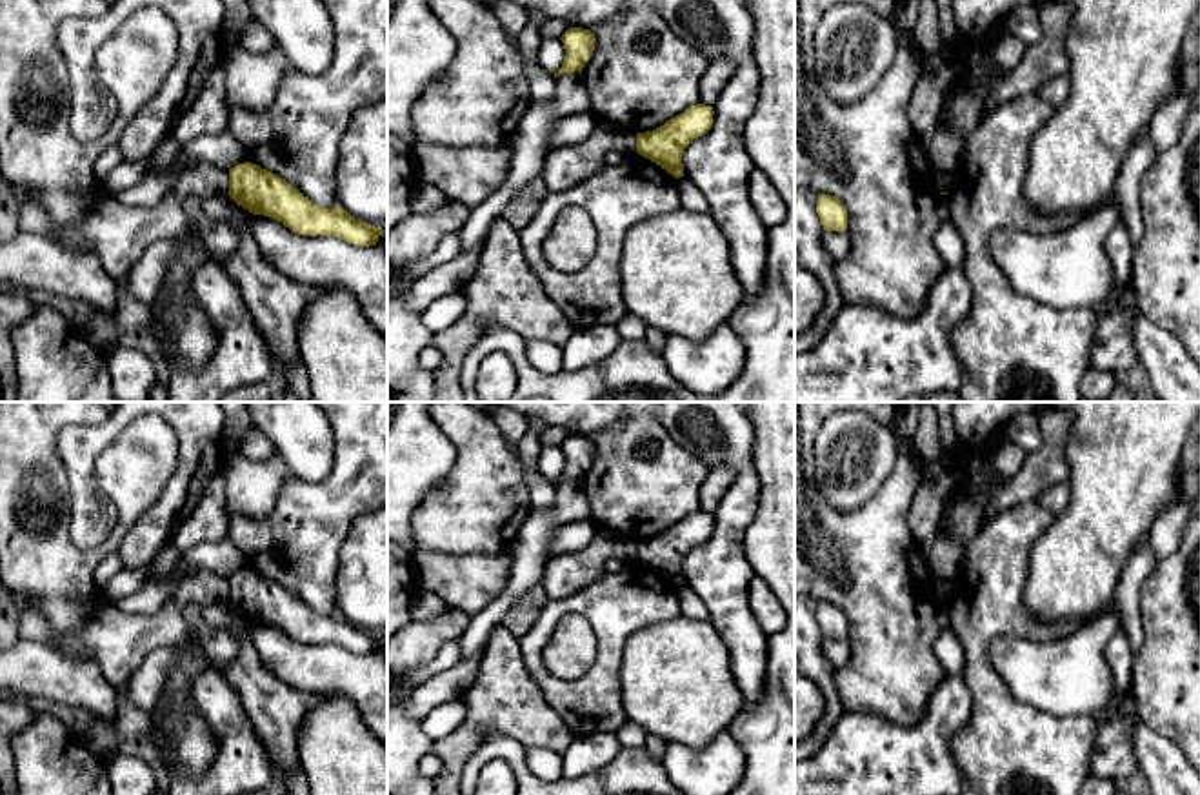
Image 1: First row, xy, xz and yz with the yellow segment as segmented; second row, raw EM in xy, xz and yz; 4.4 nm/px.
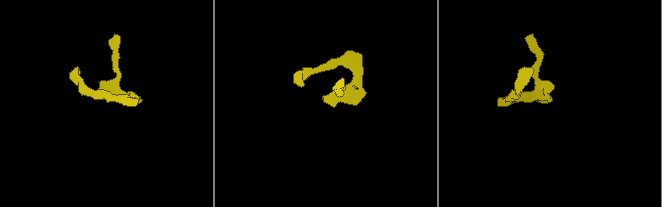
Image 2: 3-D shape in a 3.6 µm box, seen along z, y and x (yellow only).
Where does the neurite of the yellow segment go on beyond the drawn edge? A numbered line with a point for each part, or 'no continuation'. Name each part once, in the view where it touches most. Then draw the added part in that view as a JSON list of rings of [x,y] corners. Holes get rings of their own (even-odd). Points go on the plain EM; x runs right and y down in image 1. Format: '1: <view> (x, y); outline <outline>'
no continuation

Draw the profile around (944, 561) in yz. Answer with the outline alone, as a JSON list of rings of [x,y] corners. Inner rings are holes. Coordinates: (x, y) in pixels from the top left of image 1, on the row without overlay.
[[[938,535],[922,546],[922,553],[931,579],[955,580],[967,560],[964,548],[945,542]]]

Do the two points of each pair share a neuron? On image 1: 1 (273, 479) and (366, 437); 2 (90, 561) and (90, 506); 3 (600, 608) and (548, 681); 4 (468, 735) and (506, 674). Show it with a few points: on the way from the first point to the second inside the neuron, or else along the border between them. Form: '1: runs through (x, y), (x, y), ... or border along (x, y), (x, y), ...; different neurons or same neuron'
1: border along (288, 477), (275, 504), (266, 513); different neurons
2: border along (70, 510), (77, 546), (110, 537); different neurons
3: runs through (606, 635), (606, 663), (582, 686), (575, 686); same neuron
4: runs through (482, 721), (504, 697), (504, 688); same neuron

